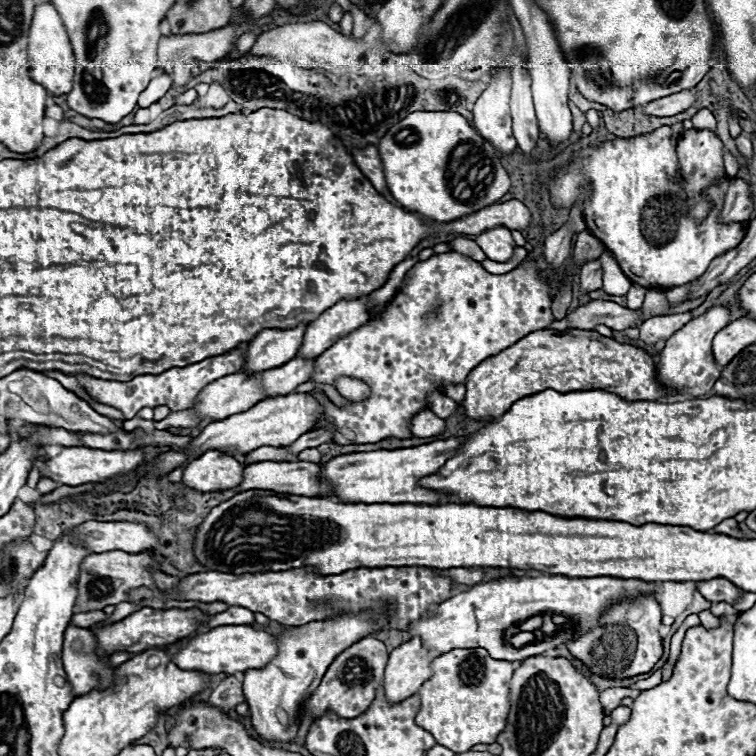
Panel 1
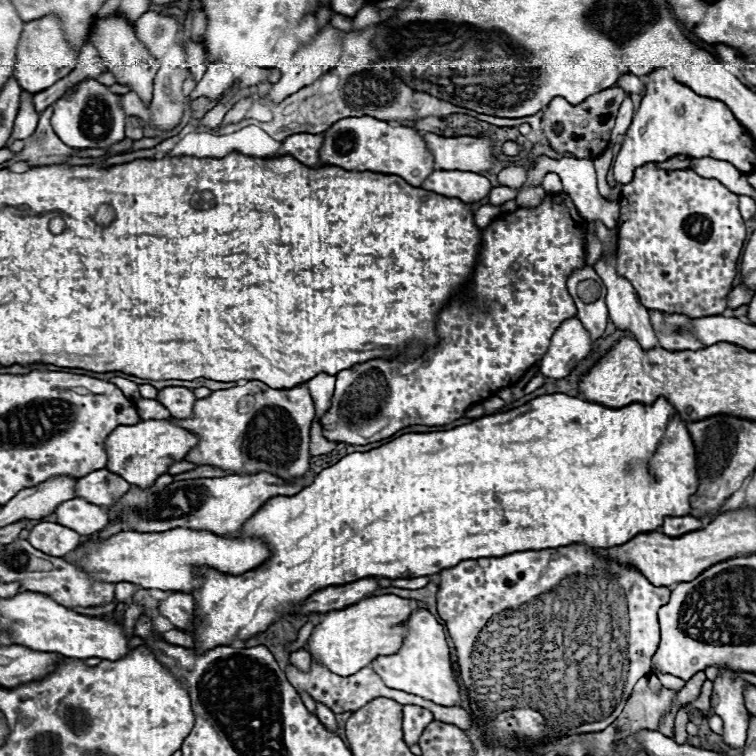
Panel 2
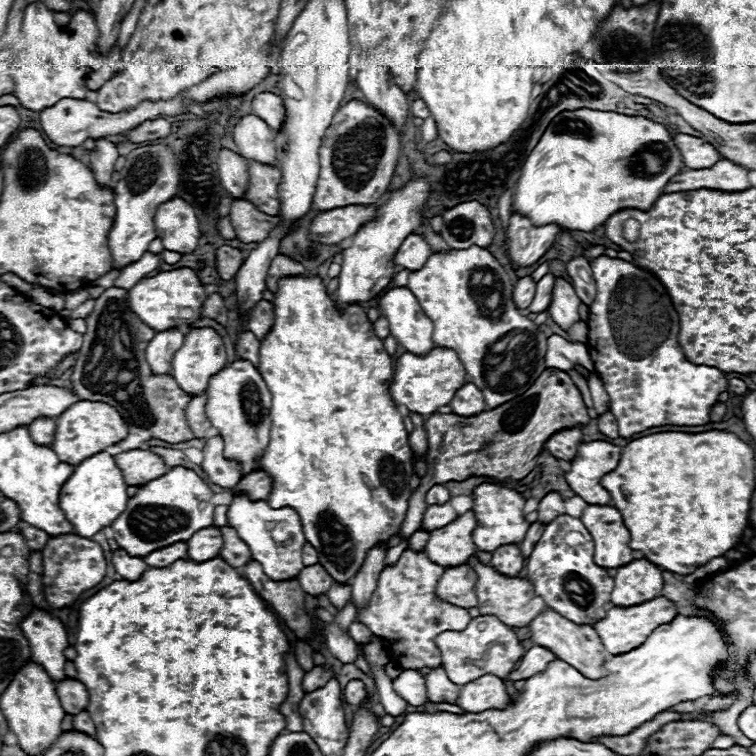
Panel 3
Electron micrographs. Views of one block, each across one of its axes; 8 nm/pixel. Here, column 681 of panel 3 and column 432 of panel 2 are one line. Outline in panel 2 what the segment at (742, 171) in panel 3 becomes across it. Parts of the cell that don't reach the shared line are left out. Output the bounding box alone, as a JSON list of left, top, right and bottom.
[422,170,492,204]

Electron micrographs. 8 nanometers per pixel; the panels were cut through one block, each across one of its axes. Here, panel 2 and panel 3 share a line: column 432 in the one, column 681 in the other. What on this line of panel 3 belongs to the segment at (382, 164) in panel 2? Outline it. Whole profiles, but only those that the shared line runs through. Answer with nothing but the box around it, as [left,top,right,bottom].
[514,110,684,232]

